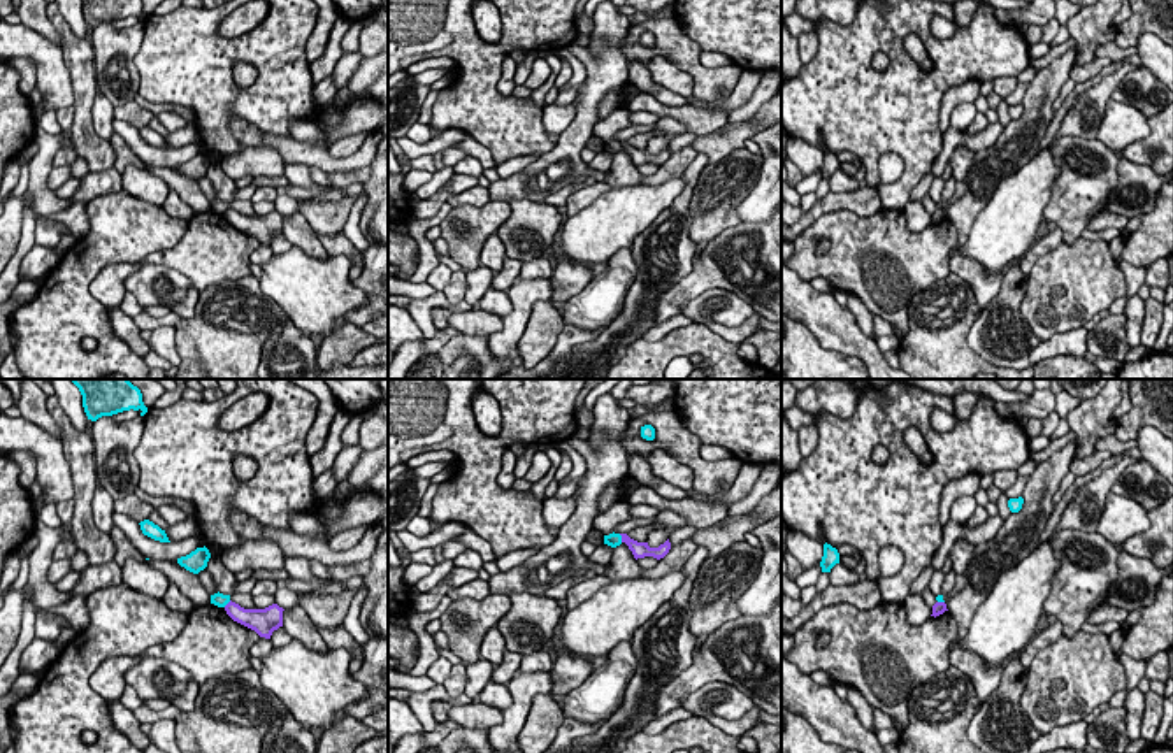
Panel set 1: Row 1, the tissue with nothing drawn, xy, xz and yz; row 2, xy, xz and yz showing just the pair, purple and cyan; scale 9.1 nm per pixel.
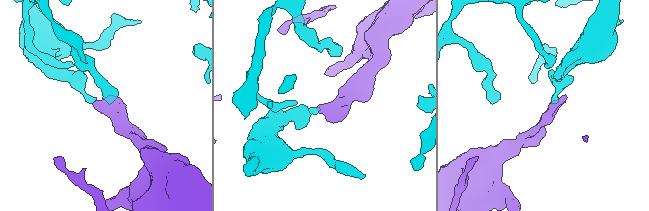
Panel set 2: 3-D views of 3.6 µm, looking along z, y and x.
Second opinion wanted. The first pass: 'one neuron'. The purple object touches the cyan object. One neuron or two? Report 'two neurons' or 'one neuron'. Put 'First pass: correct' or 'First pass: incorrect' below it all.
two neurons
First pass: incorrect

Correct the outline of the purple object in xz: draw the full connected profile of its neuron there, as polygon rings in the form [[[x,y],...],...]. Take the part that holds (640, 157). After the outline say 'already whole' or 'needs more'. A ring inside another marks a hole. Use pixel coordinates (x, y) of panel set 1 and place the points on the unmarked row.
[[[620,140],[620,142],[622,142],[622,149],[625,149],[629,153],[629,156],[632,158],[636,167],[644,165],[644,163],[653,163],[653,165],[660,167],[671,156],[669,146],[664,151],[660,151],[658,154],[650,154],[648,149],[637,149],[637,147],[630,146],[627,140]]]; already whole

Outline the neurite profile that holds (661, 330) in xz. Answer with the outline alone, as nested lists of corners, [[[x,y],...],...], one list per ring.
[[[676,314],[676,316],[669,318],[667,321],[651,326],[643,335],[643,339],[644,341],[658,341],[658,339],[666,337],[671,330],[681,328],[681,326],[687,326],[687,325],[692,325],[692,323],[694,323],[692,319],[688,319],[688,318],[681,316],[681,314]]]

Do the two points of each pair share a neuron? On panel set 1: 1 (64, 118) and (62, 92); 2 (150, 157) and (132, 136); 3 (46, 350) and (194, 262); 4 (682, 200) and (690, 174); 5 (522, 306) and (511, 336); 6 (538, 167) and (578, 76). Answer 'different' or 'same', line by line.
1: different
2: same
3: different
4: same
5: same
6: different

